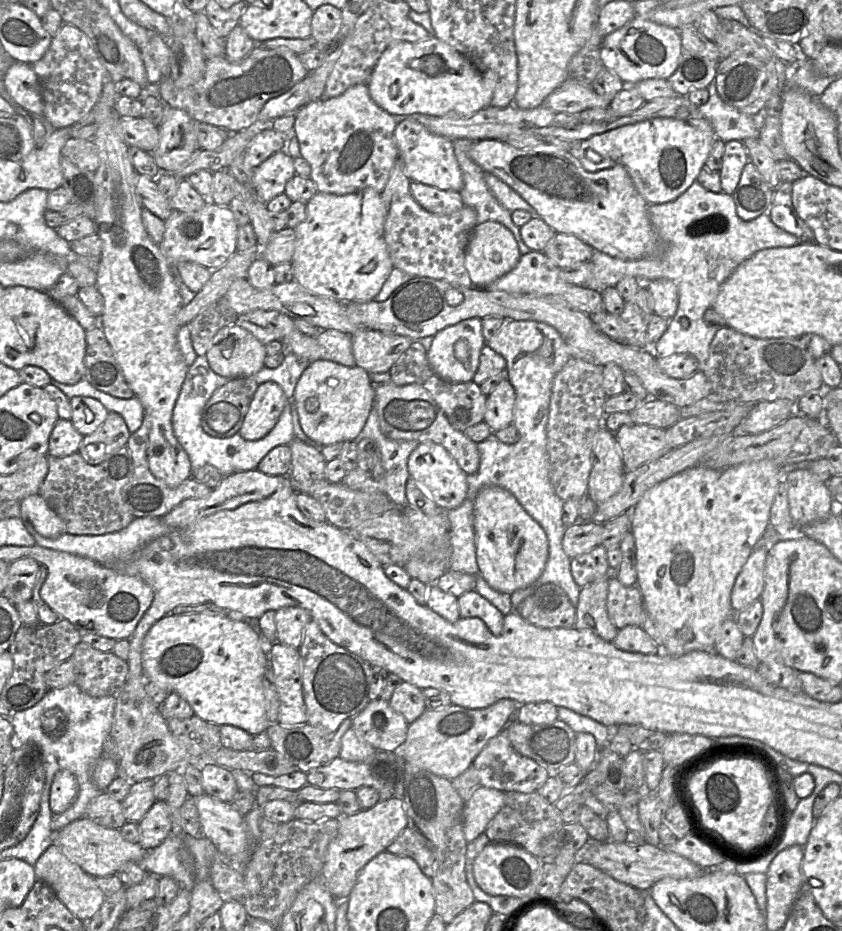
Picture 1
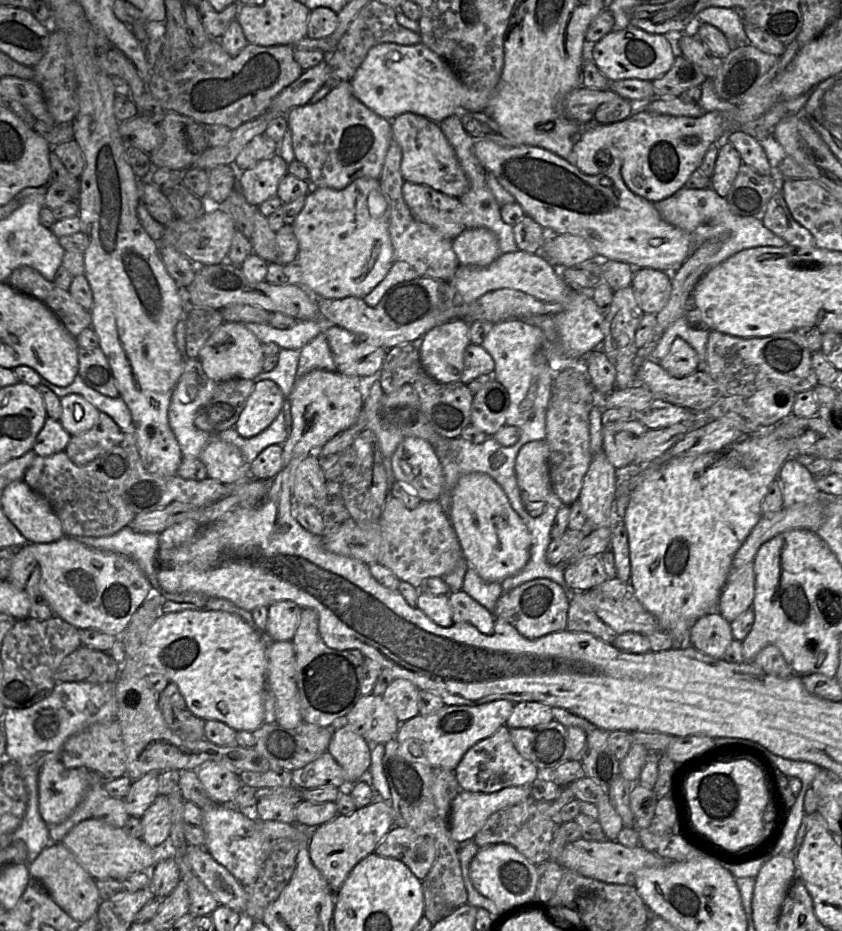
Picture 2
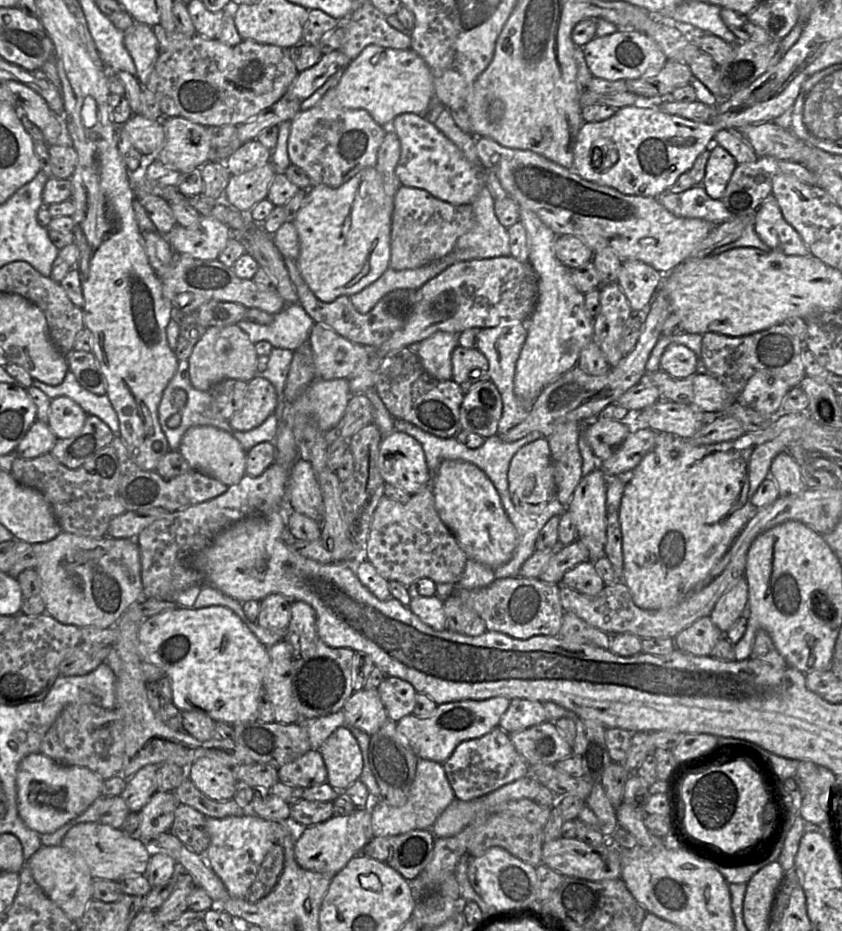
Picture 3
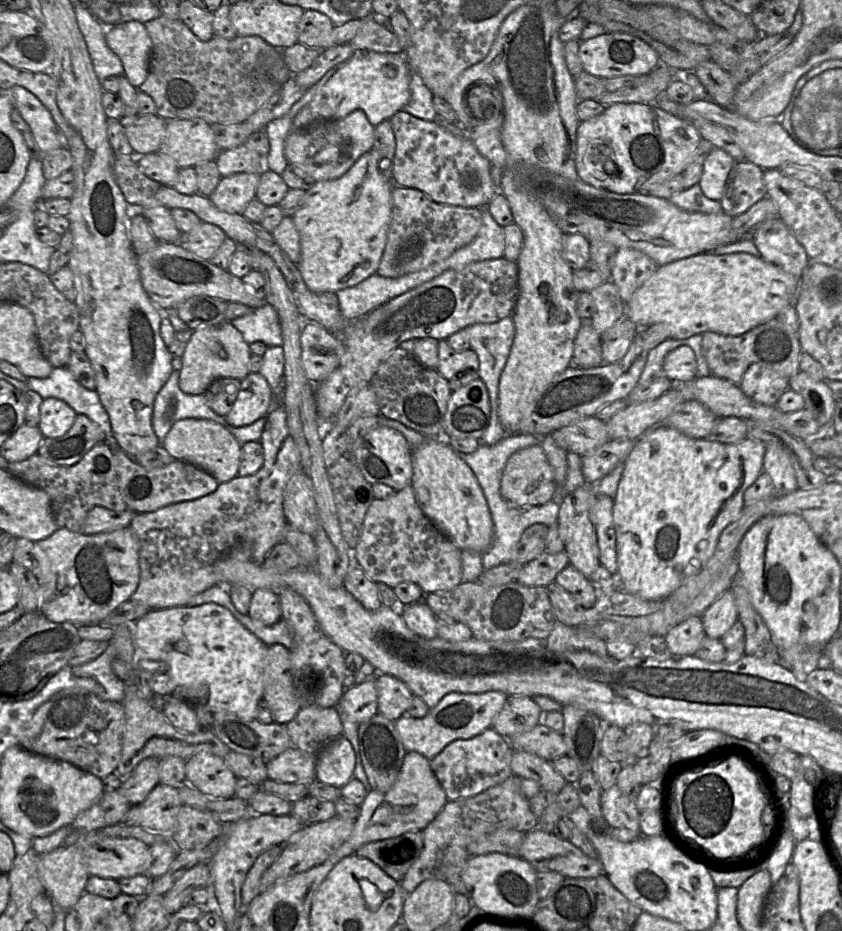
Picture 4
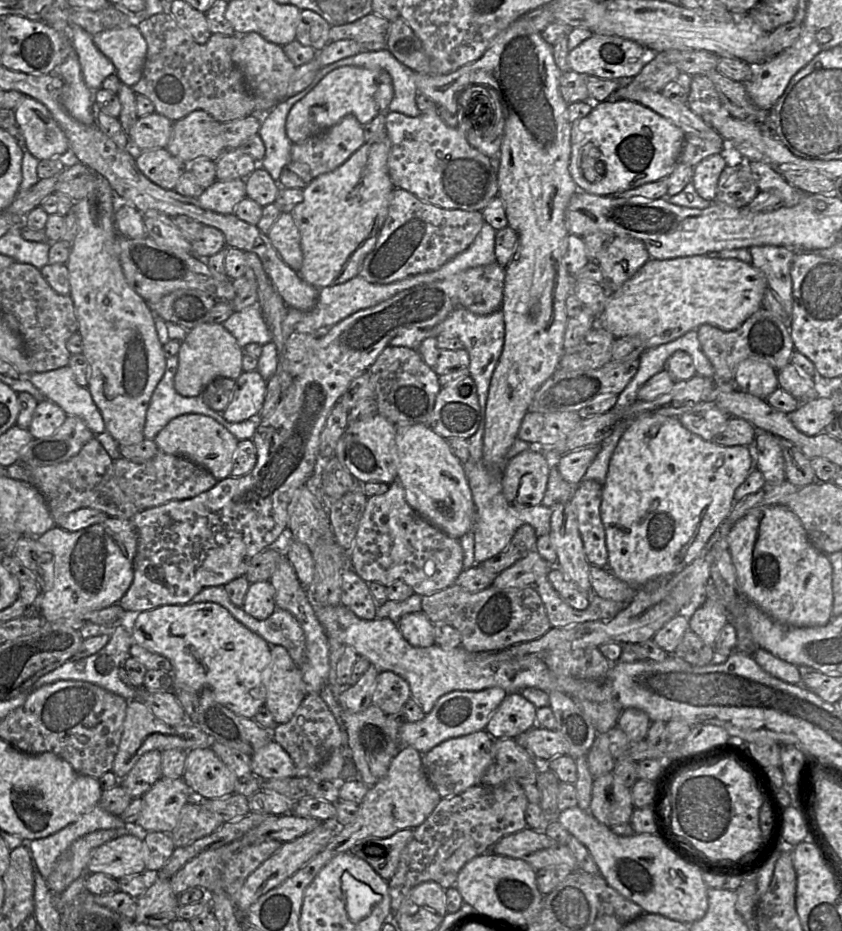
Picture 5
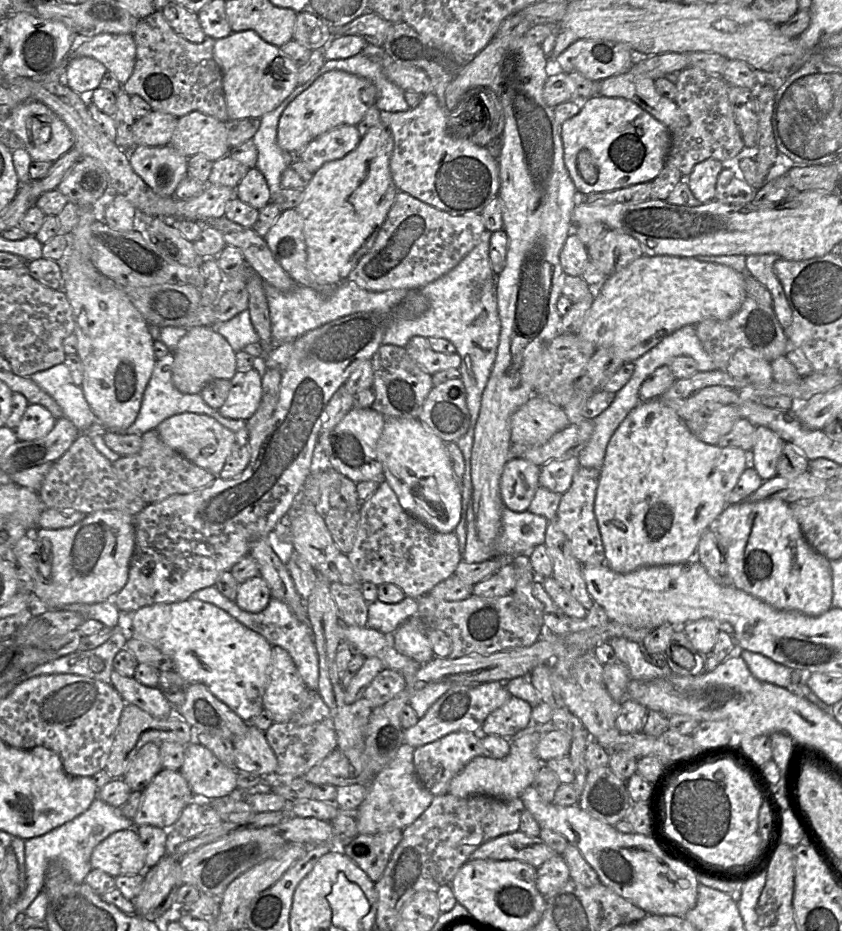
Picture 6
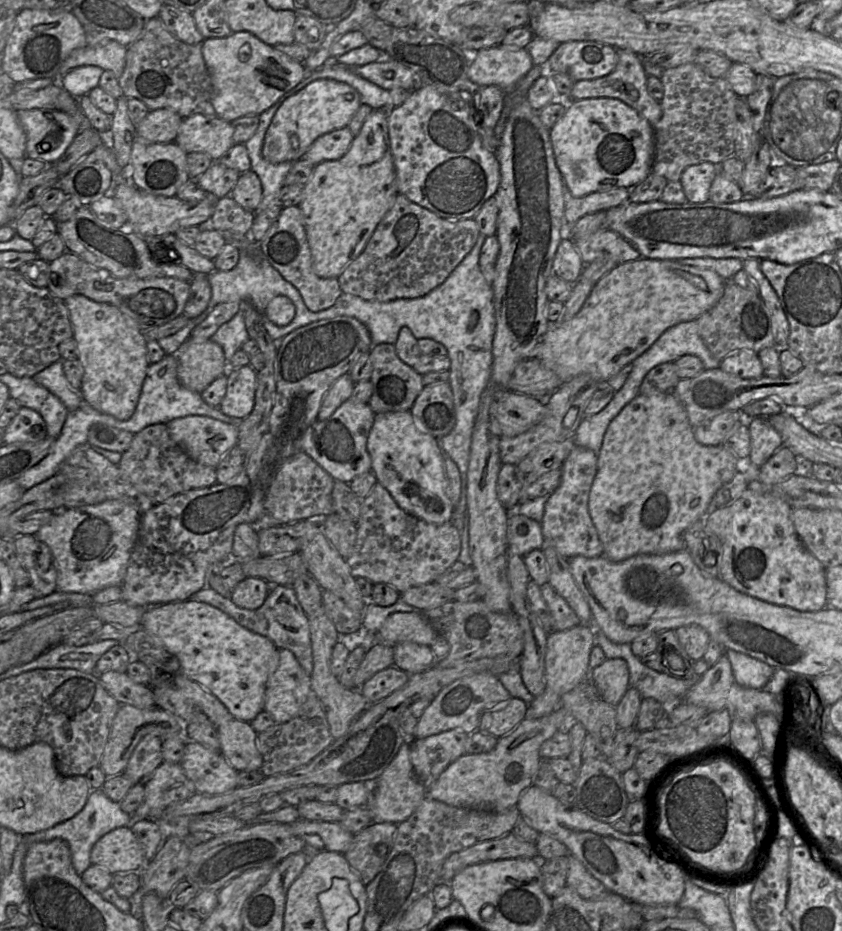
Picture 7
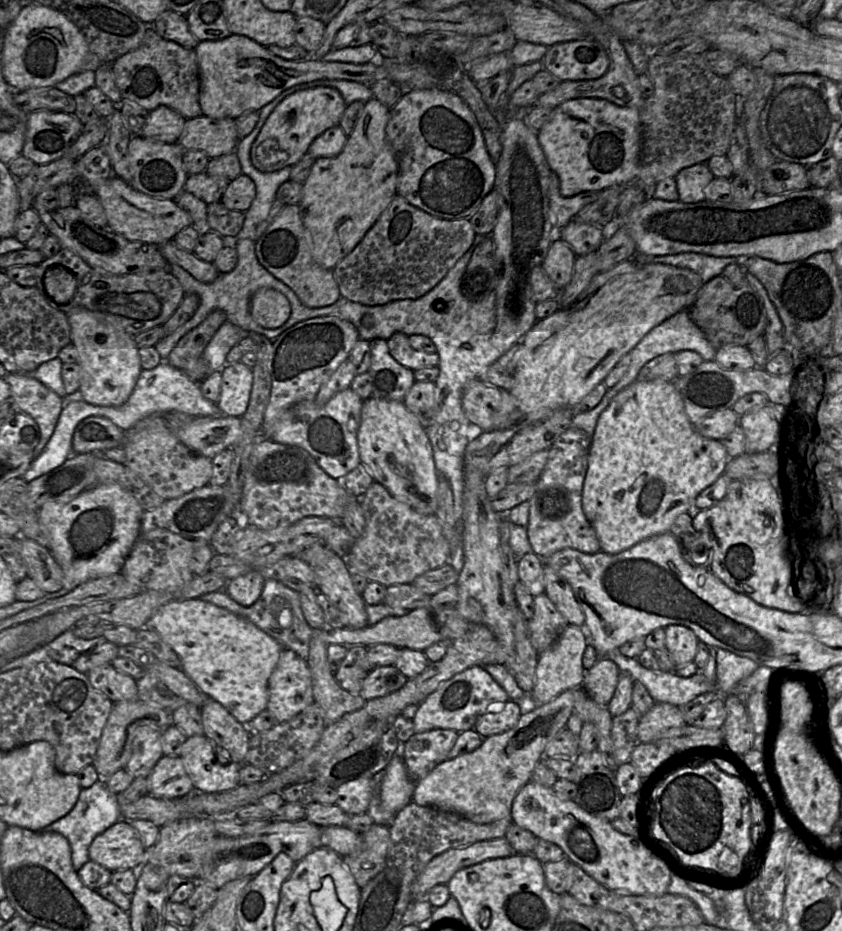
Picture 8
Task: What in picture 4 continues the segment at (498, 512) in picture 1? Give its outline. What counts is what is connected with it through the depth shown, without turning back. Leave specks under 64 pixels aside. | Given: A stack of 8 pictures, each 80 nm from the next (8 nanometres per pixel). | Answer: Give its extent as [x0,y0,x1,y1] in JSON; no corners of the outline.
[412,439,494,552]

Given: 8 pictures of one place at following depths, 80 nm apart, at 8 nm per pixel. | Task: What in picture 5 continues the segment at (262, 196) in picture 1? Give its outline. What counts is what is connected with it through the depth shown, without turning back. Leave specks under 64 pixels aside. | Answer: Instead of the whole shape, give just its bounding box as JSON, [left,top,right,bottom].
[197,179,246,214]

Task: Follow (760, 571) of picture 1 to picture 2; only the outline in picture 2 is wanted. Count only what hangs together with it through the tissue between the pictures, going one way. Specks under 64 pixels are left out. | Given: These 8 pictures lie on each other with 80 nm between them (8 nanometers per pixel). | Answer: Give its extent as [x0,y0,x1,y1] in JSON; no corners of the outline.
[717,562,755,623]

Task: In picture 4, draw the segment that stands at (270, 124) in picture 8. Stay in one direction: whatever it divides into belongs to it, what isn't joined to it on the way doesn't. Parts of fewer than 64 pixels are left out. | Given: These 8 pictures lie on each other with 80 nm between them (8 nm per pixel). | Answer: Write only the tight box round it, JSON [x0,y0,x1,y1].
[293,51,411,128]

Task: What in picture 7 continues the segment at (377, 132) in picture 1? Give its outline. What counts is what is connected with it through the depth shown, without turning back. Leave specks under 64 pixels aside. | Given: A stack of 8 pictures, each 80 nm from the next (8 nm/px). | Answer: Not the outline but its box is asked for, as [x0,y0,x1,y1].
[301,127,353,166]

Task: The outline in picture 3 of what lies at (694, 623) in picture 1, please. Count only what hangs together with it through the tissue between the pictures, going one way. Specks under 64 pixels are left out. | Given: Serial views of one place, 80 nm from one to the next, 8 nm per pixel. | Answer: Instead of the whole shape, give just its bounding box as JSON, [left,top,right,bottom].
[617,412,807,609]

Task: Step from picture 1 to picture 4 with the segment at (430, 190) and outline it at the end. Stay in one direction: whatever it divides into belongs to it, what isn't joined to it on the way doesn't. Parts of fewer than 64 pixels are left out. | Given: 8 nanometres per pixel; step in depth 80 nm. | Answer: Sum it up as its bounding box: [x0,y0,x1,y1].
[376,186,482,278]

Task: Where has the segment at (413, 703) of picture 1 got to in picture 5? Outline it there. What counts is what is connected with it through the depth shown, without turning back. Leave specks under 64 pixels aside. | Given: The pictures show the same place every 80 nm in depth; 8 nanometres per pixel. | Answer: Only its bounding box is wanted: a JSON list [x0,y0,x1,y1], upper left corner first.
[372,671,410,715]

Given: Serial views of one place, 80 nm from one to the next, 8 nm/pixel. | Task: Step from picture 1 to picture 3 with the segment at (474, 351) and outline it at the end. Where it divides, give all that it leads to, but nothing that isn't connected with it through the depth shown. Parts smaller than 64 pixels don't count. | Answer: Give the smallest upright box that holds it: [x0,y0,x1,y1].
[416,331,458,380]

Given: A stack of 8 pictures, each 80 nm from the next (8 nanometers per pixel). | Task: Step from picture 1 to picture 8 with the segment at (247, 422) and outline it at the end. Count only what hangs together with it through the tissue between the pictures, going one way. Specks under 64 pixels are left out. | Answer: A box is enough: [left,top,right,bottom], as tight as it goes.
[216,362,253,418]

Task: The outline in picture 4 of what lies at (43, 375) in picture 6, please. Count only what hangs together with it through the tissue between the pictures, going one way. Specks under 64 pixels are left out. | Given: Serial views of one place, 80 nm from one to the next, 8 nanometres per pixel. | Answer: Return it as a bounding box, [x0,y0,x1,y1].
[28,367,111,437]

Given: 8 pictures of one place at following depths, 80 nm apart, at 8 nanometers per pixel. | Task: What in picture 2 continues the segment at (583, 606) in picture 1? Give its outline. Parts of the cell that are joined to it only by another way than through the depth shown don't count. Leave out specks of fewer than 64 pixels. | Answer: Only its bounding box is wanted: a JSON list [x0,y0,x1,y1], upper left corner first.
[565,601,617,643]

